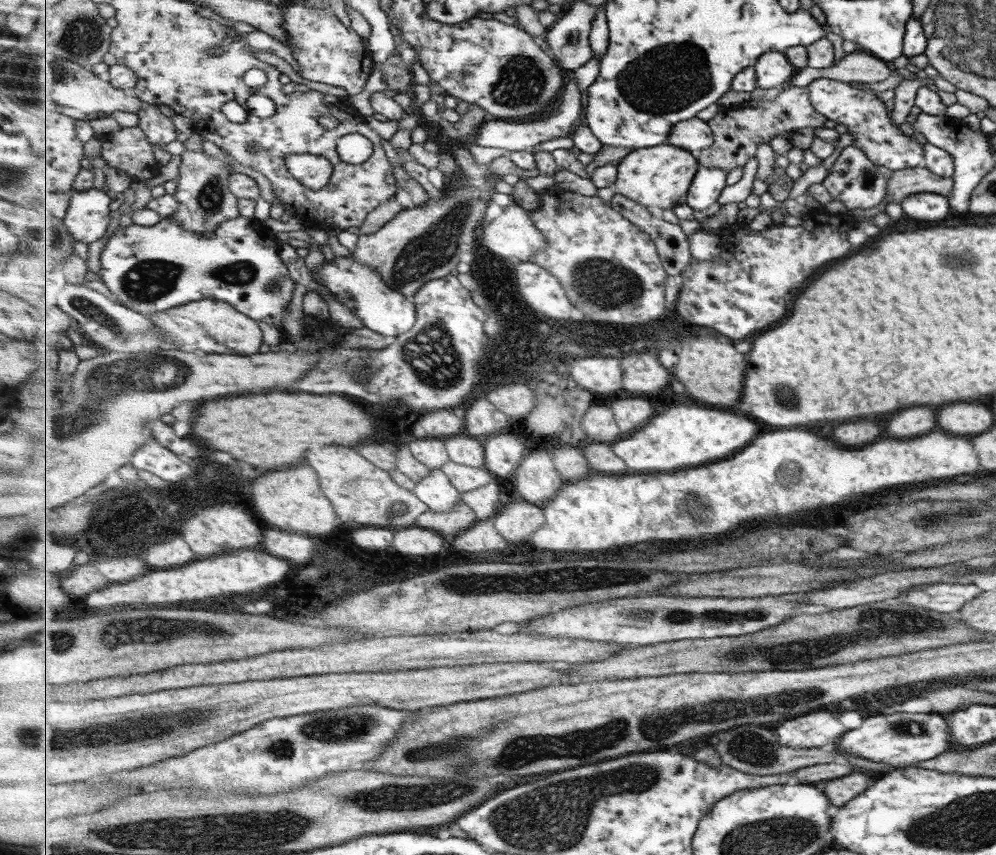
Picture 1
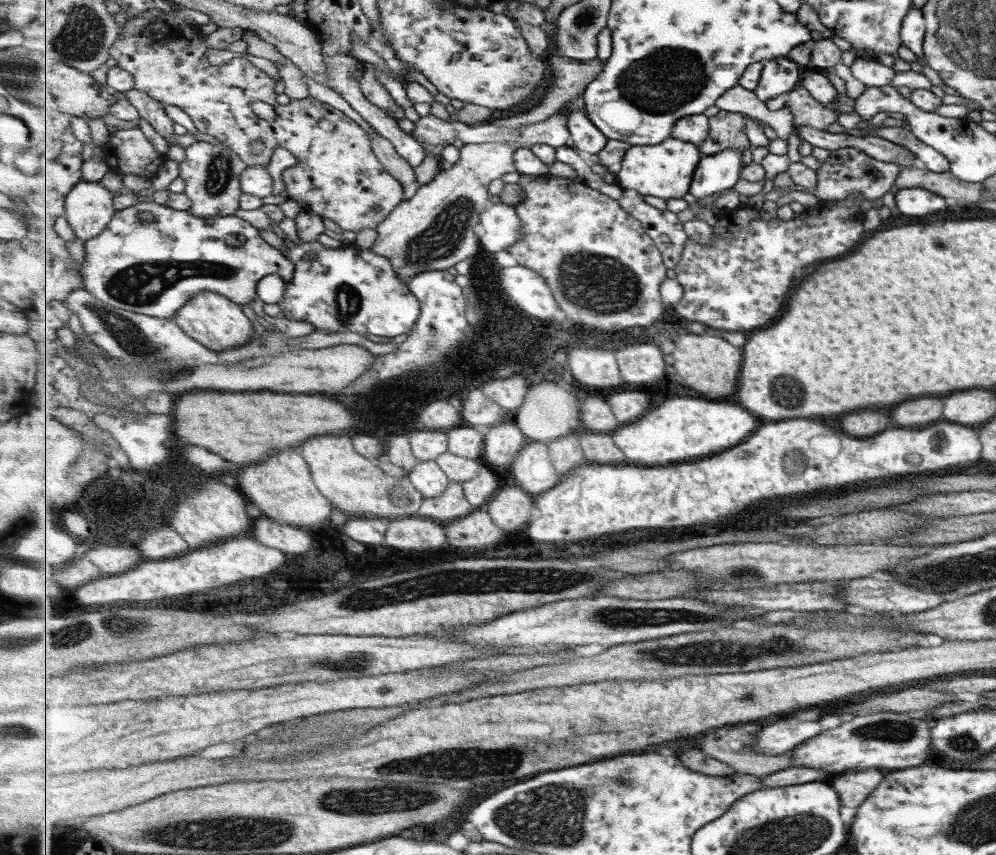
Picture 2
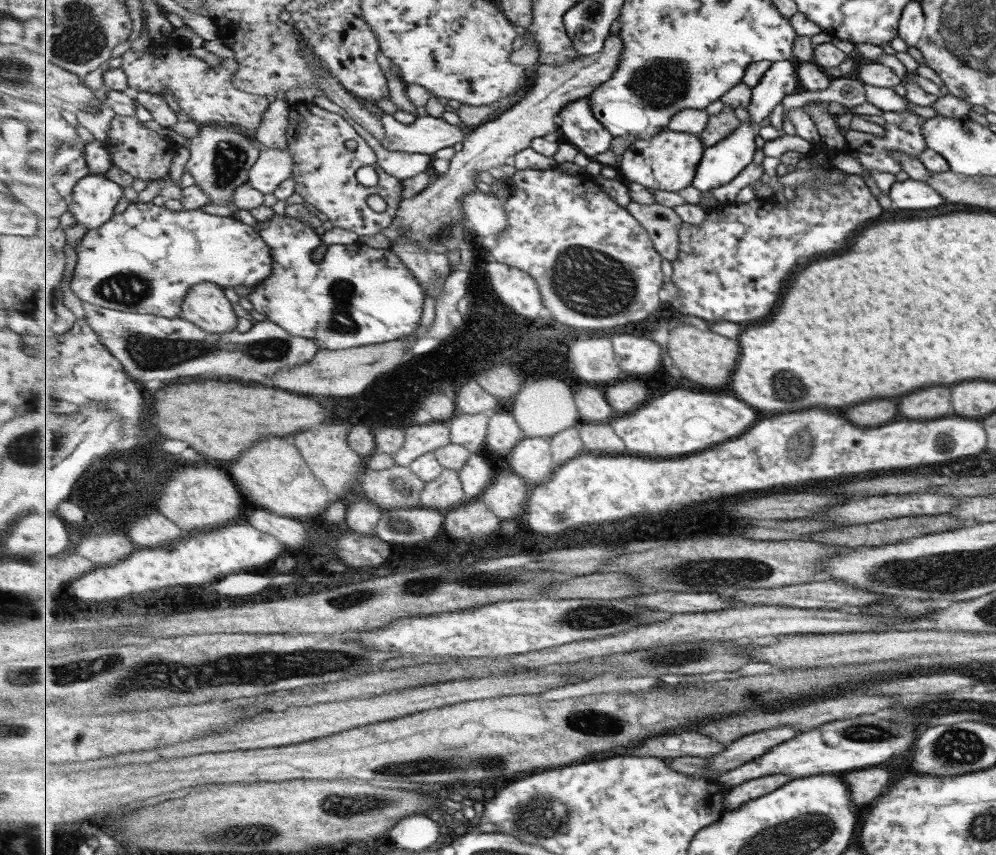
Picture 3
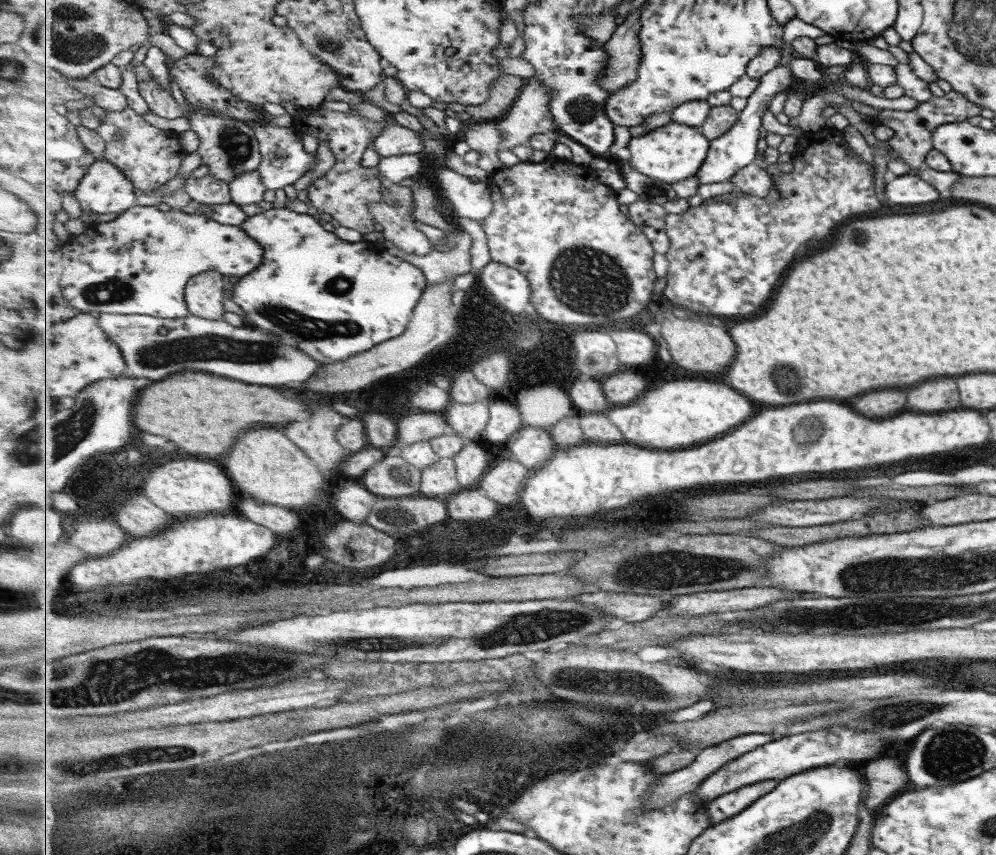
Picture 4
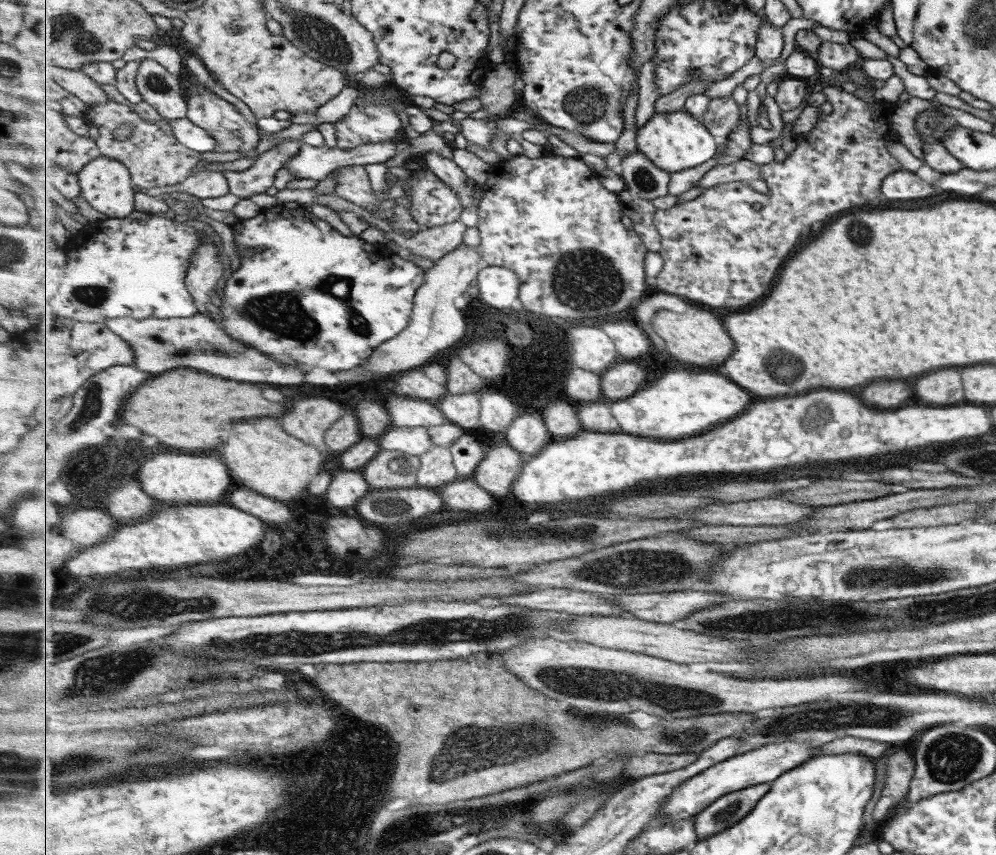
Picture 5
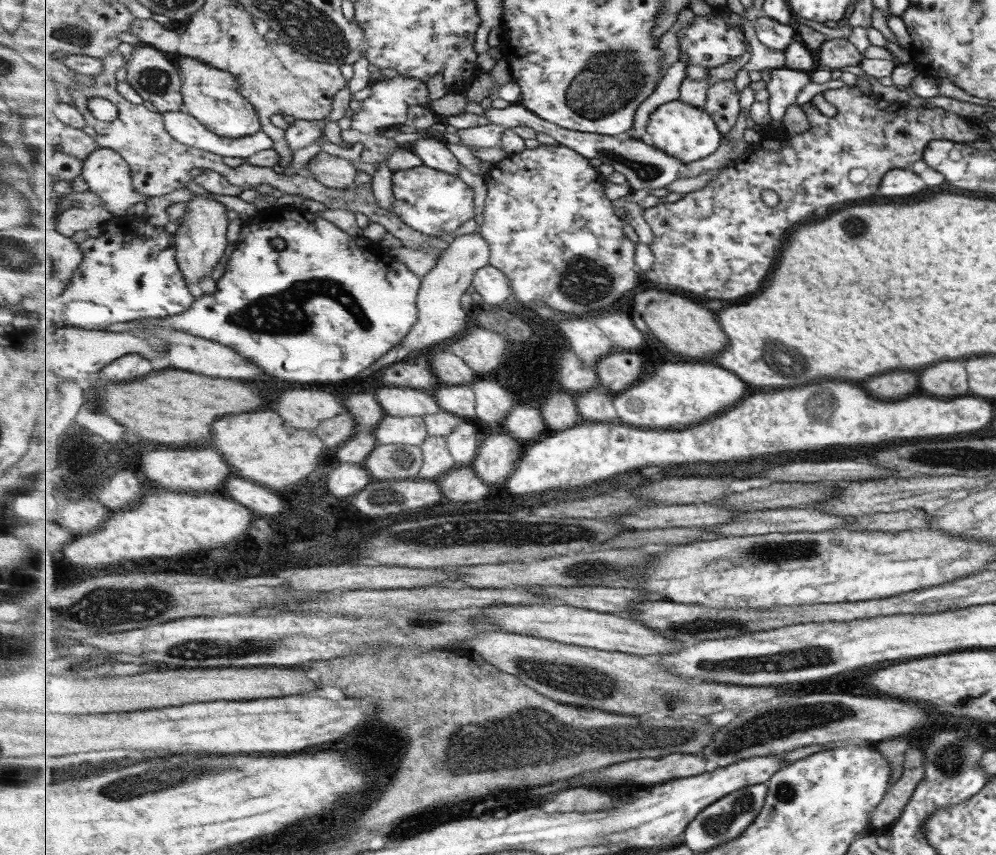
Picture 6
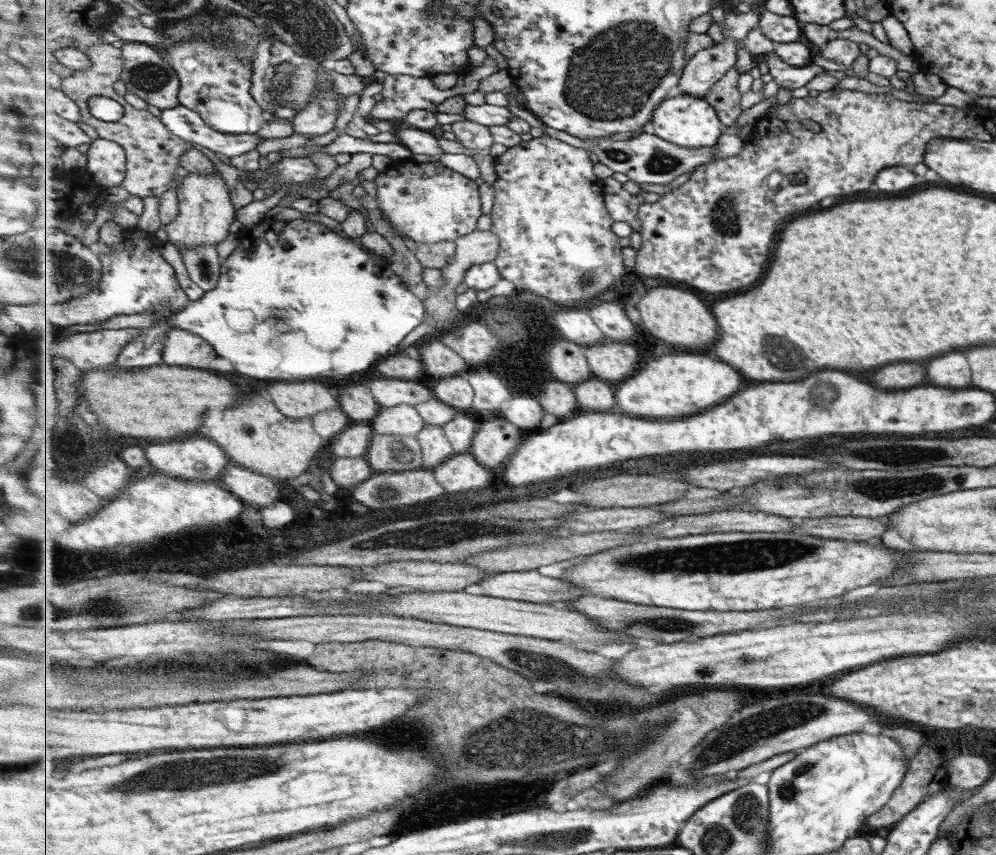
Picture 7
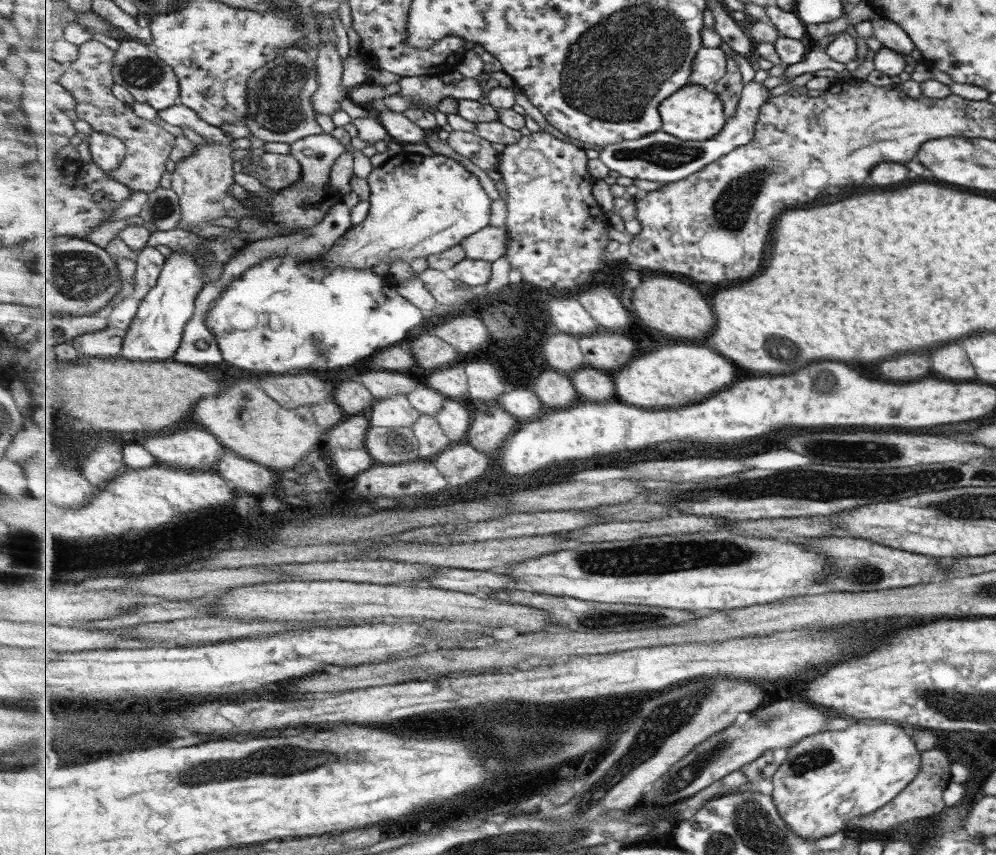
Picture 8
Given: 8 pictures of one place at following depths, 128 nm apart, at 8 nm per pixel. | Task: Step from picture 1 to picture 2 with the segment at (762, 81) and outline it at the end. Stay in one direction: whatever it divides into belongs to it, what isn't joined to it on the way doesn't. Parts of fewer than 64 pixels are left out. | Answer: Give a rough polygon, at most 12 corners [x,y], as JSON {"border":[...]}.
{"border":[[788,57],[764,61],[759,100],[769,102],[802,82]]}

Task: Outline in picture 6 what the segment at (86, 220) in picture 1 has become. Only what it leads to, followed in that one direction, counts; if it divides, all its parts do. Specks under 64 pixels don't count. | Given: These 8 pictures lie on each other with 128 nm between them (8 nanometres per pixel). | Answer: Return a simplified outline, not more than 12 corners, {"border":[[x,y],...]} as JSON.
{"border":[[99,147],[84,160],[81,186],[113,217],[151,197],[134,190],[123,154]]}

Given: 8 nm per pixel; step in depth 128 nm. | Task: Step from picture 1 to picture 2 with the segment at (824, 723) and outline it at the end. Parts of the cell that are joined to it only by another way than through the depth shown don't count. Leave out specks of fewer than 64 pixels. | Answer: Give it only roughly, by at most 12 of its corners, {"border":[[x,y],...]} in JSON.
{"border":[[794,716],[762,726],[754,744],[785,754],[820,734],[817,718]]}

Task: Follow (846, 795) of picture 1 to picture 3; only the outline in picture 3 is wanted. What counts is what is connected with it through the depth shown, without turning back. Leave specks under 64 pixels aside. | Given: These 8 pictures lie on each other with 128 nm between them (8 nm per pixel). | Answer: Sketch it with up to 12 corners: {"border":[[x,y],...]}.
{"border":[[885,768],[845,772],[855,804],[865,806],[891,784]]}

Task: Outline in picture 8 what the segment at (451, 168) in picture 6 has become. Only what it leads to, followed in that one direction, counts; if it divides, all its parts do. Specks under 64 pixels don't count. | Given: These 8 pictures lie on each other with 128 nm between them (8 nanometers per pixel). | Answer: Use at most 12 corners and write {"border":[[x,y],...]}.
{"border":[[374,104],[389,138],[403,144],[423,144],[429,130],[403,113]]}

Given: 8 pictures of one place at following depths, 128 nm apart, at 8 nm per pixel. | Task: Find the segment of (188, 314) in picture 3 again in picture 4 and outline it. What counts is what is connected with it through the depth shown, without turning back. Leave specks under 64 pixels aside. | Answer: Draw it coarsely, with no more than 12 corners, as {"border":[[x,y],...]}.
{"border":[[208,270],[186,287],[195,316],[221,320],[225,314],[222,272]]}

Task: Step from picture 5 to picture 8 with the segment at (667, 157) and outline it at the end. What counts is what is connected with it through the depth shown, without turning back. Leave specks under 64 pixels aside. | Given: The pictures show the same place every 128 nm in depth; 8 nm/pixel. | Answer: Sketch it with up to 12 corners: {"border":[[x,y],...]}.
{"border":[[689,84],[663,101],[662,130],[711,140],[727,125],[722,96]]}

